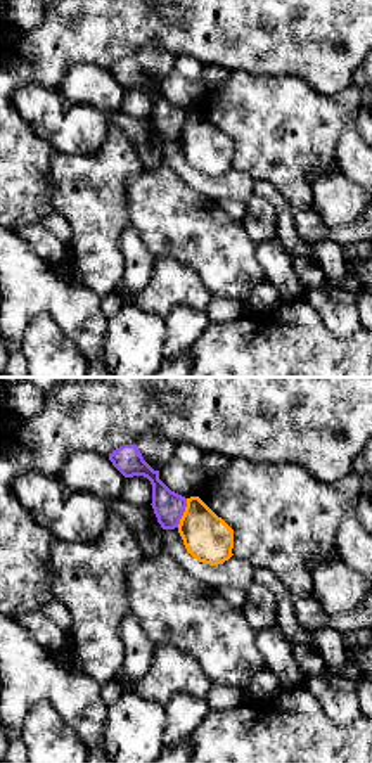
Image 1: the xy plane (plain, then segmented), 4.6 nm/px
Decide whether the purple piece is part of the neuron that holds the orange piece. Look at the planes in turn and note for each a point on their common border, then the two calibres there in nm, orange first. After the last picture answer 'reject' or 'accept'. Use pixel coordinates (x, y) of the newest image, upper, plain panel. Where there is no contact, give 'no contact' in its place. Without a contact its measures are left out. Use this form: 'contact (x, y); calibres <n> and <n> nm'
contact (184, 125); calibres 220 and 140 nm

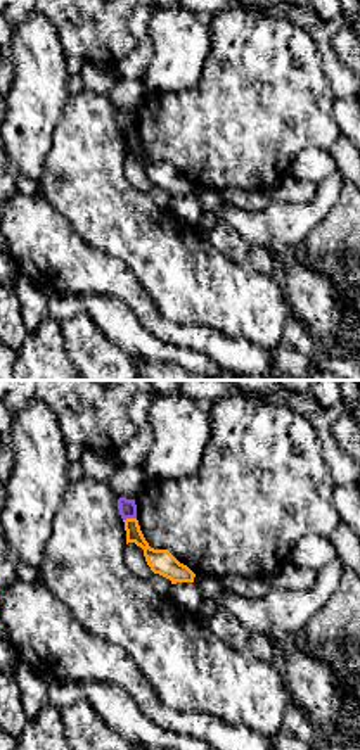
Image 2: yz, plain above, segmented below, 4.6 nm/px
contact (128, 132); calibres 110 and 80 nm

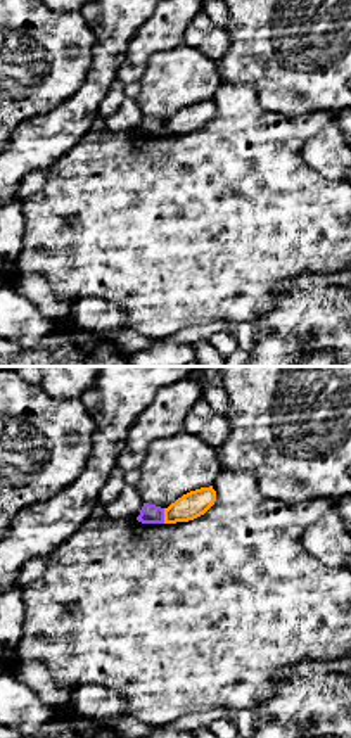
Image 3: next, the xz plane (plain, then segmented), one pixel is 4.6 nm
contact (165, 128); calibres 120 and 90 nm

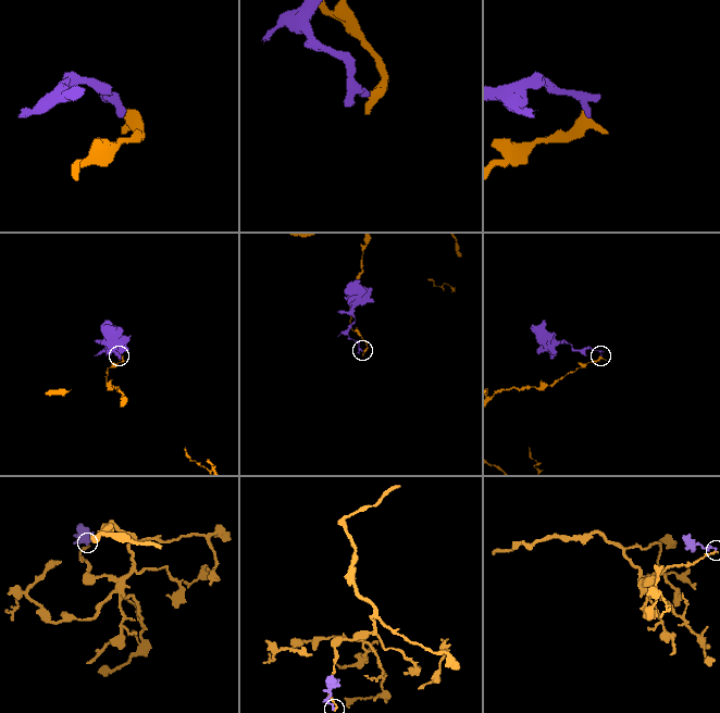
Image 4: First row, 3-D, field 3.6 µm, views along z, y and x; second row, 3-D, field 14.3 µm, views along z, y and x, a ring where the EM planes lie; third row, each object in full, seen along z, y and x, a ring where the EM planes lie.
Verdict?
reject

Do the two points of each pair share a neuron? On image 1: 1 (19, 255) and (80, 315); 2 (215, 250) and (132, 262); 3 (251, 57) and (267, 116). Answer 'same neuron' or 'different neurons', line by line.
1: same neuron
2: different neurons
3: different neurons

